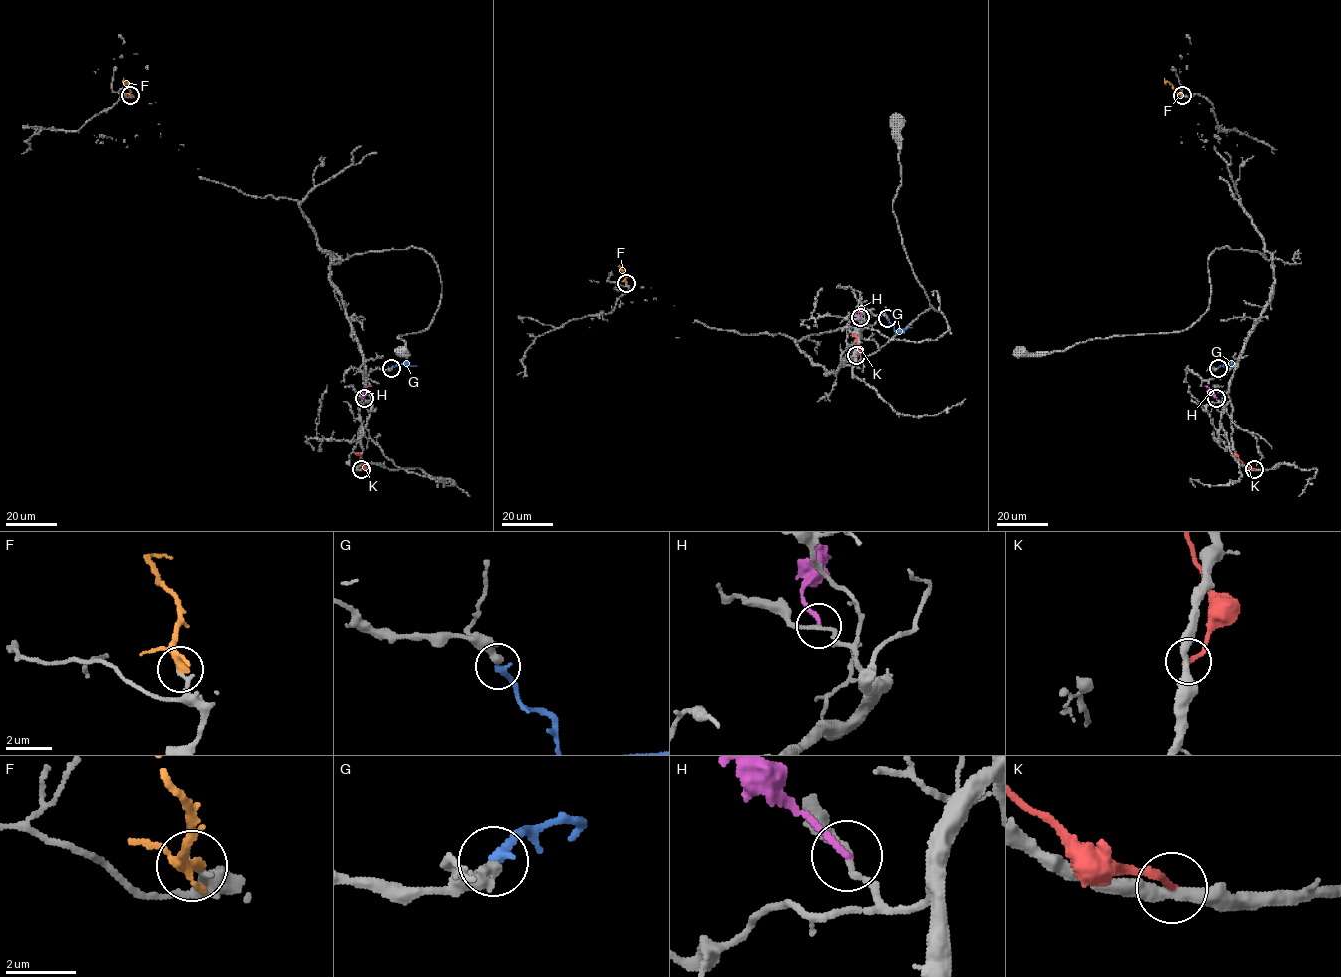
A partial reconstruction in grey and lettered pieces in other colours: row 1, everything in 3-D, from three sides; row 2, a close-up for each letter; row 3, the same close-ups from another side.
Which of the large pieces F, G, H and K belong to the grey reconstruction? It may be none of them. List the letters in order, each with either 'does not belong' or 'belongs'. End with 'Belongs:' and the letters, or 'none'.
F: does not belong
G: belongs
H: does not belong
K: does not belong
Belongs: G

